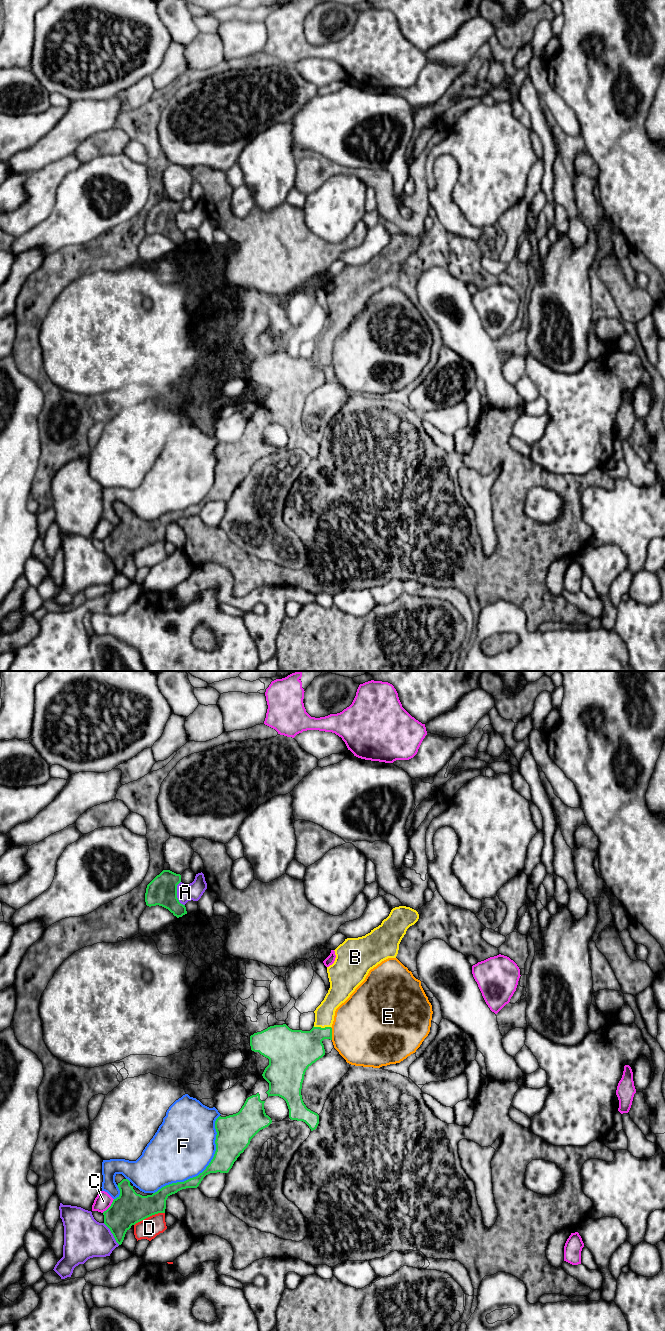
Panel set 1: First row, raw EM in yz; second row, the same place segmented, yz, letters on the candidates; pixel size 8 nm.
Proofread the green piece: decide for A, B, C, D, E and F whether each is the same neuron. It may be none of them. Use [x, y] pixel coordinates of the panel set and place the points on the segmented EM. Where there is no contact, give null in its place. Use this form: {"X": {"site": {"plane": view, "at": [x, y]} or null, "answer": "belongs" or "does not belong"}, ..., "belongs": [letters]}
{"A": {"site": {"plane": "yz", "at": [176, 894]}, "answer": "does not belong"}, "B": {"site": {"plane": "yz", "at": [322, 1028]}, "answer": "belongs"}, "C": {"site": {"plane": "yz", "at": [110, 1206]}, "answer": "does not belong"}, "D": {"site": {"plane": "yz", "at": [149, 1216]}, "answer": "does not belong"}, "E": {"site": {"plane": "yz", "at": [331, 1033]}, "answer": "does not belong"}, "F": {"site": {"plane": "yz", "at": [206, 1168]}, "answer": "does not belong"}, "belongs": ["B"]}

